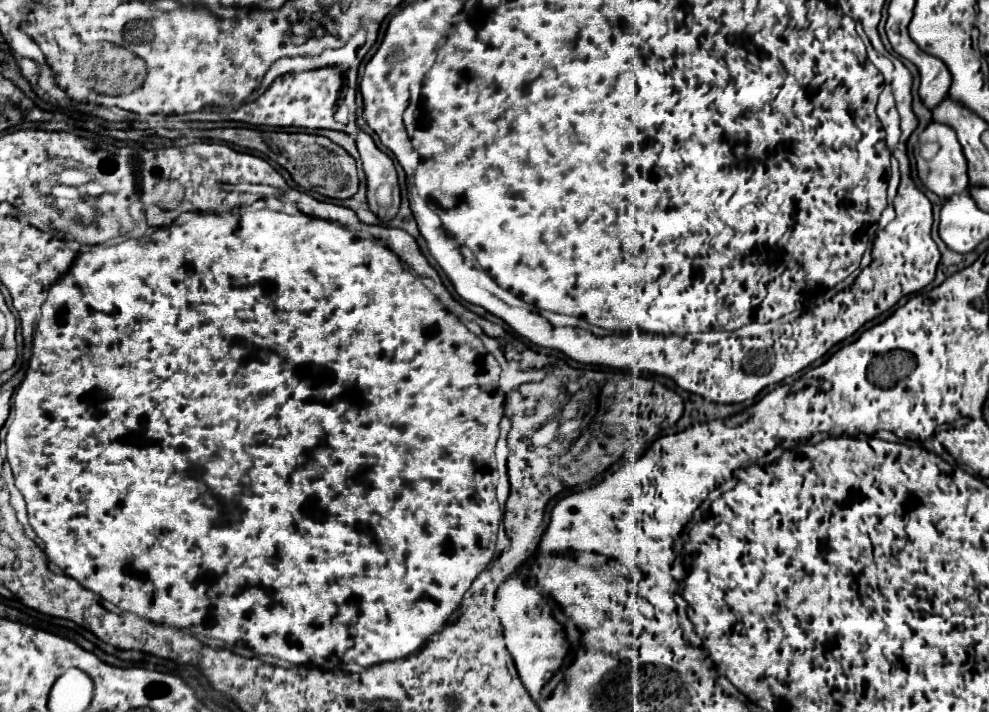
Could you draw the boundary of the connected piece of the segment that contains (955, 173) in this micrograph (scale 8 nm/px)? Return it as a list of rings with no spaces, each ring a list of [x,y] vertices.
[[[932,122],[920,136],[920,144],[926,144],[926,142],[938,142],[940,150],[934,158],[930,160],[924,160],[918,152],[918,148],[914,150],[916,154],[916,168],[918,168],[918,176],[920,176],[920,182],[924,188],[928,188],[930,192],[934,192],[938,198],[942,200],[948,200],[956,194],[962,194],[968,190],[968,176],[966,176],[966,156],[962,154],[962,148],[960,148],[960,142],[956,138],[956,132],[944,124],[936,124]]]

